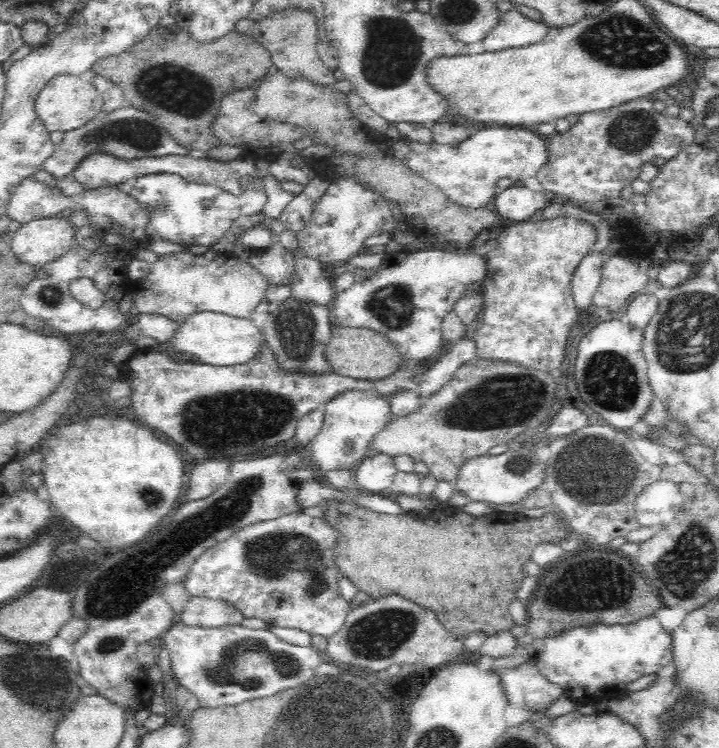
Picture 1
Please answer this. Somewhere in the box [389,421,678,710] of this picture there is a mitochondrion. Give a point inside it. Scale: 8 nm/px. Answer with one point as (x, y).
(599, 478)

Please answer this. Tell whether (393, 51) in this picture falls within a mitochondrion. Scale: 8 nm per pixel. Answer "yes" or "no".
yes

